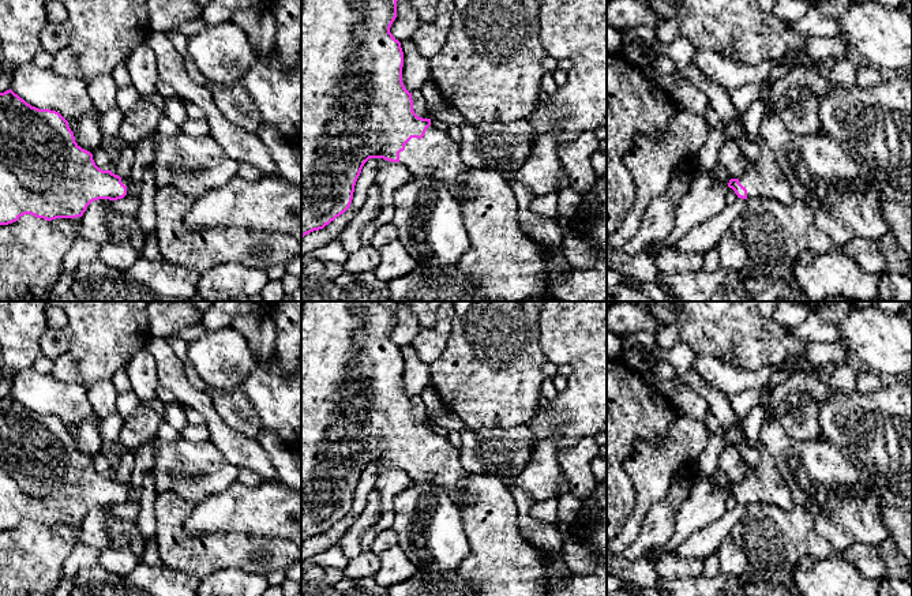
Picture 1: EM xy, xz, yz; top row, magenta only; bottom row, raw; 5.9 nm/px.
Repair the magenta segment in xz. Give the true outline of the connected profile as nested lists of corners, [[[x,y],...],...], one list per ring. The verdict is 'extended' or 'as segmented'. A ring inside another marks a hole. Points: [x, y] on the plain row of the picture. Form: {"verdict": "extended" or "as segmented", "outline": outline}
{"verdict": "extended", "outline": [[[301,301],[301,544],[323,535],[352,509],[356,487],[369,464],[404,469],[412,481],[443,488],[461,505],[458,483],[469,476],[455,449],[413,416],[402,387],[404,357],[390,333],[398,301]]]}

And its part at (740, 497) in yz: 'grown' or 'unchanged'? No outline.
grown

